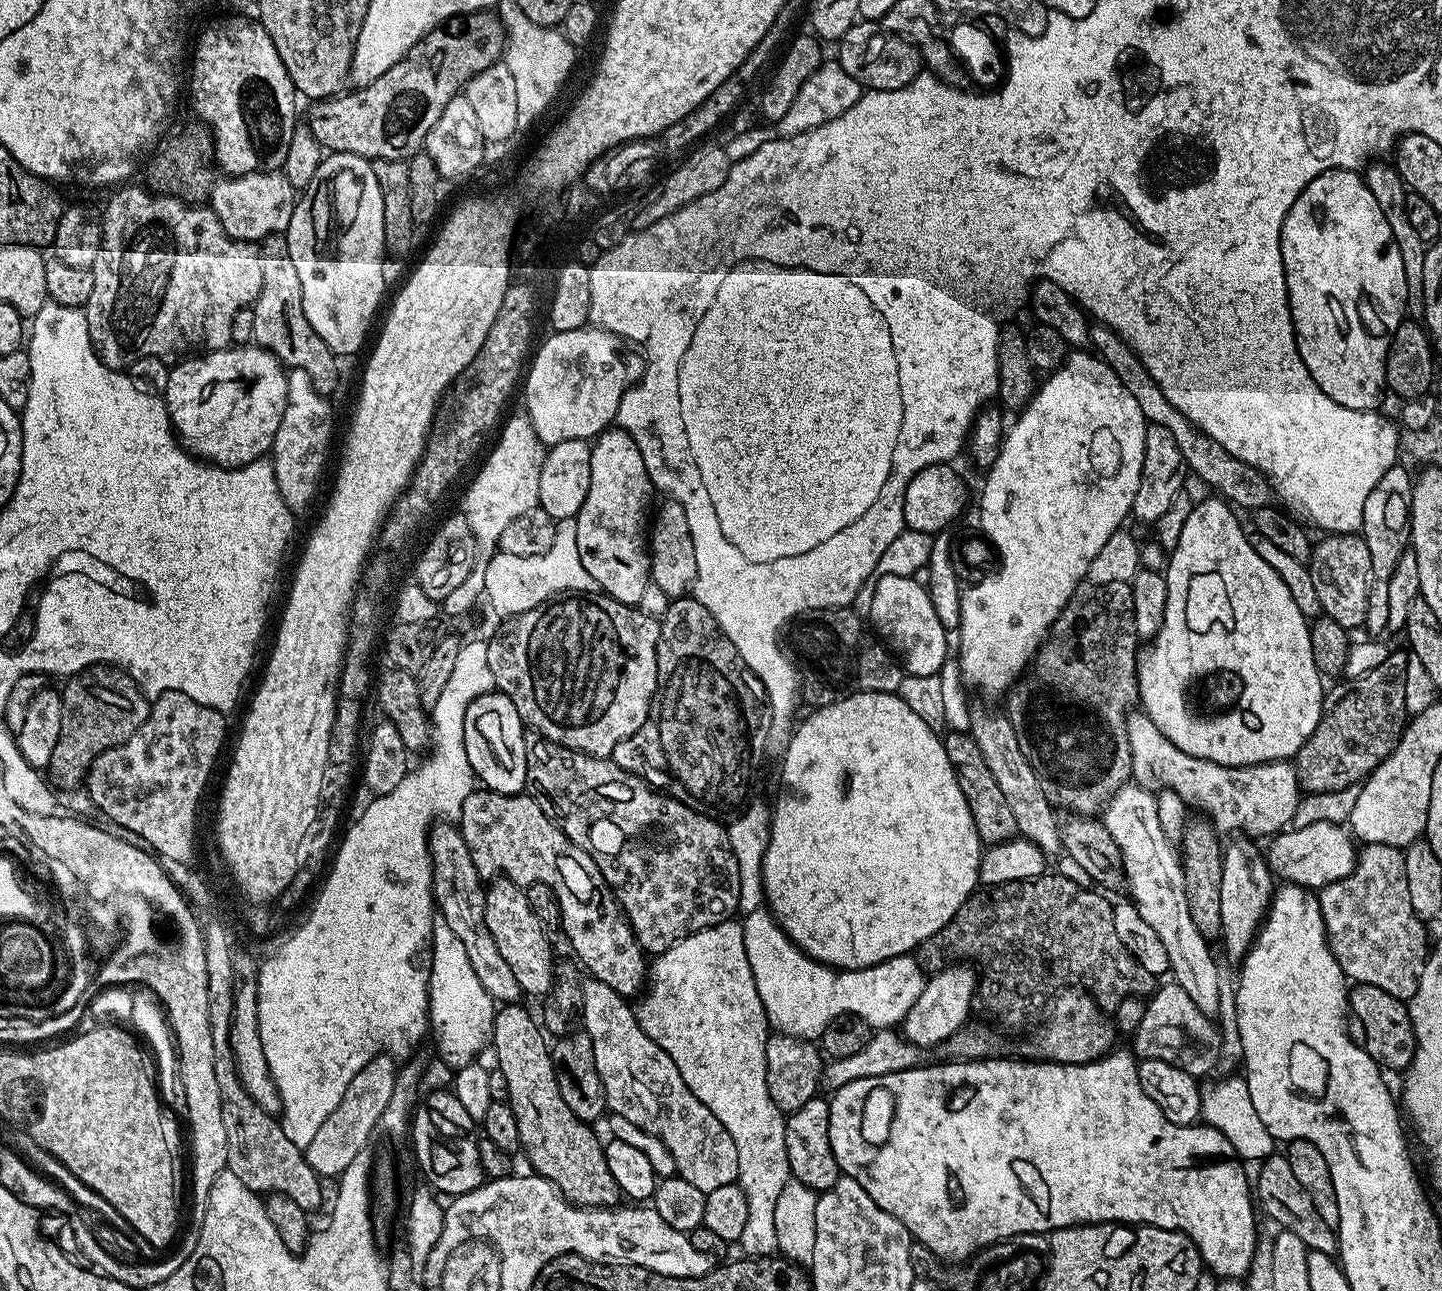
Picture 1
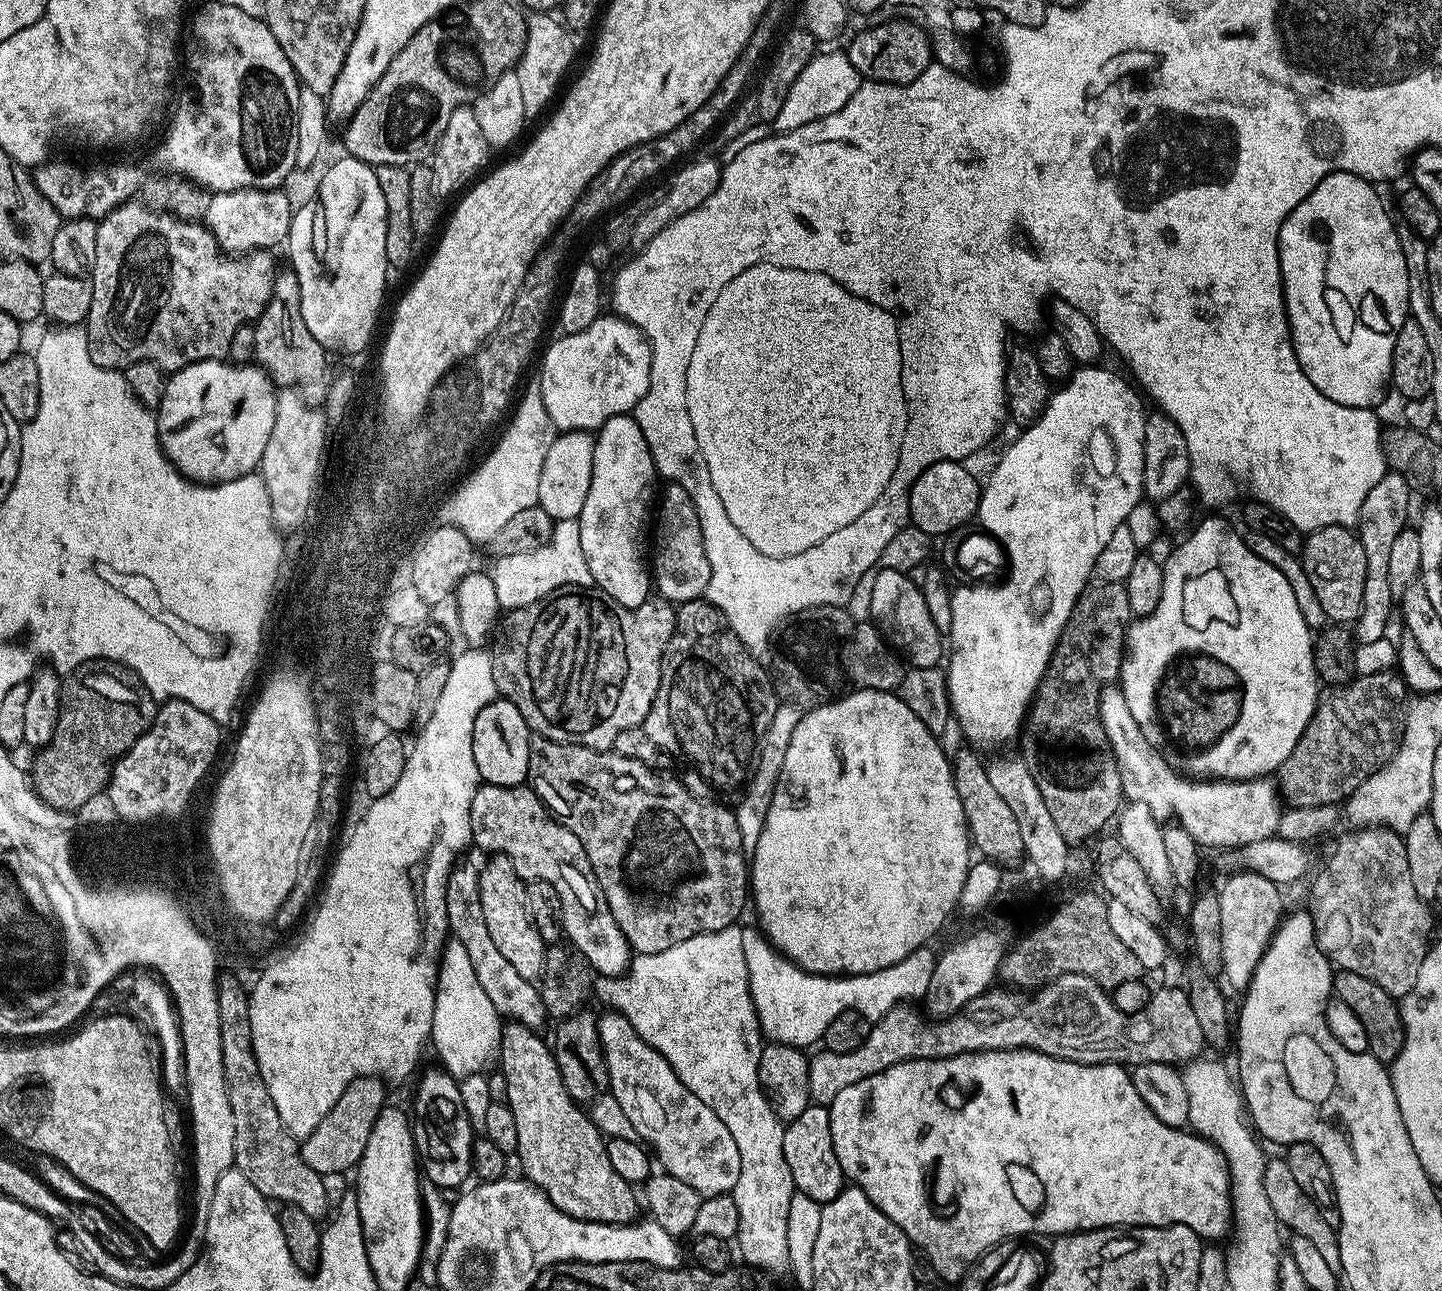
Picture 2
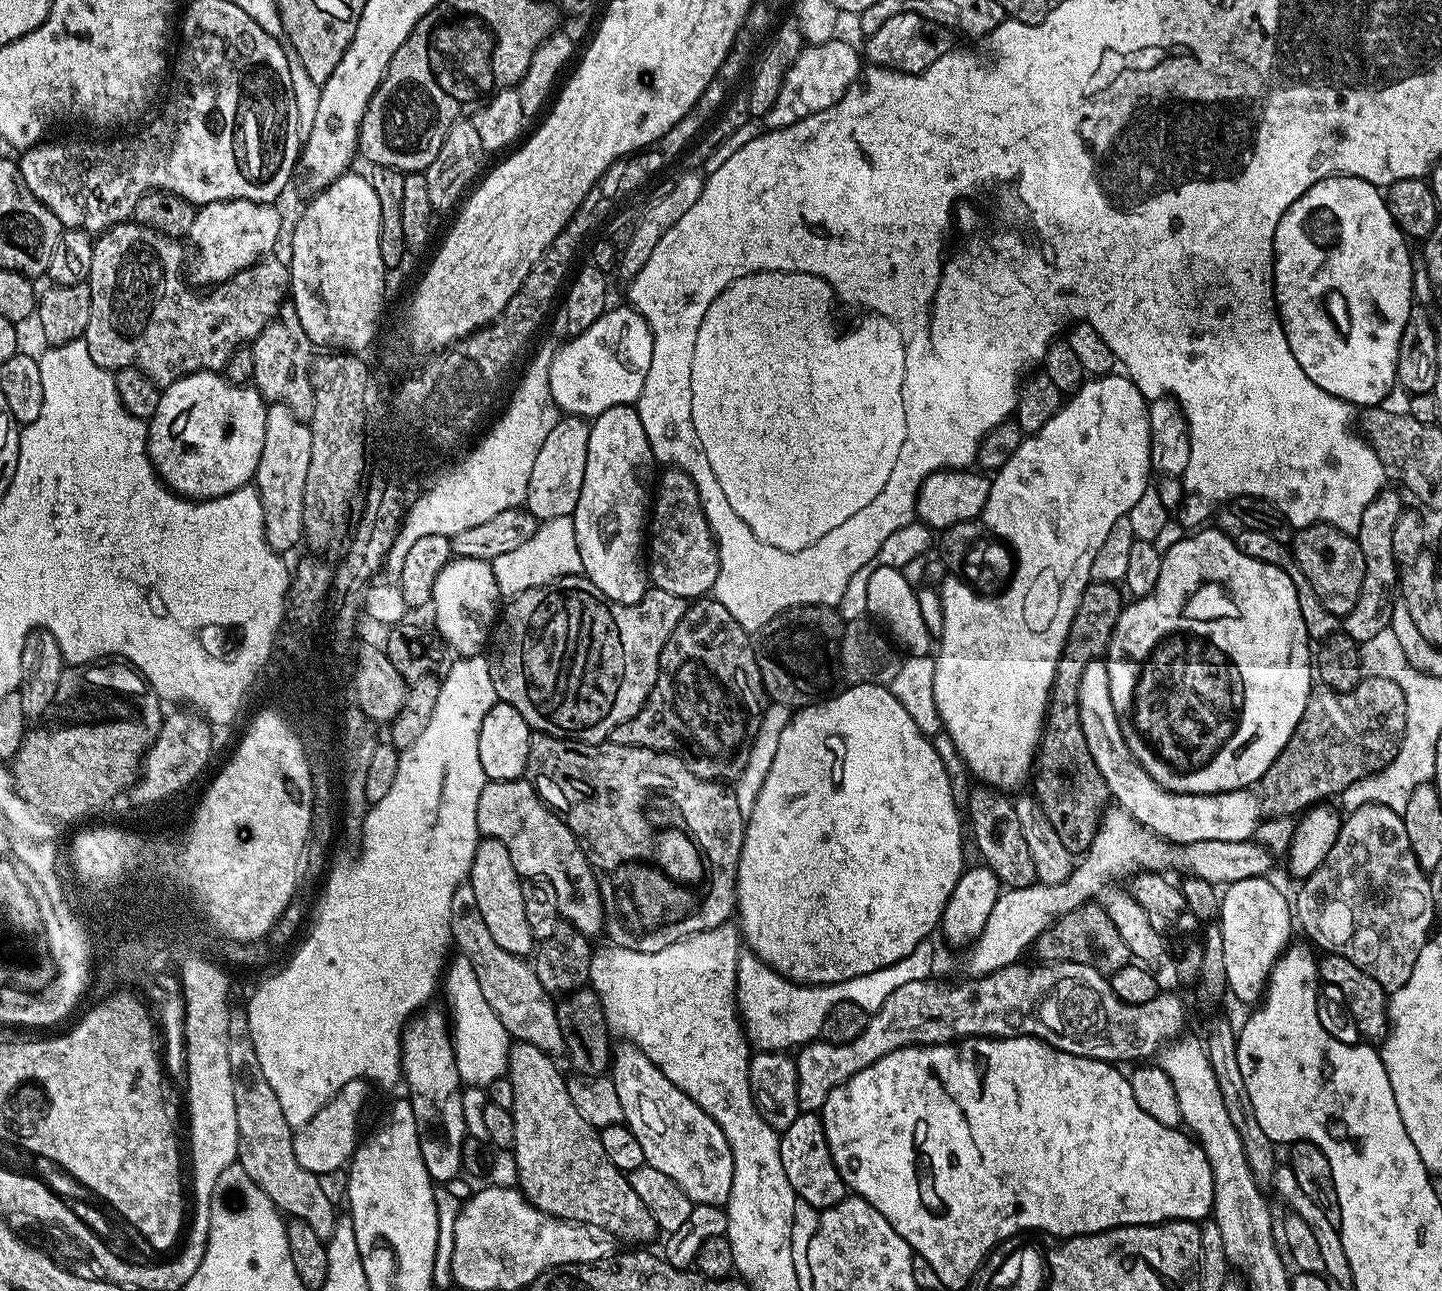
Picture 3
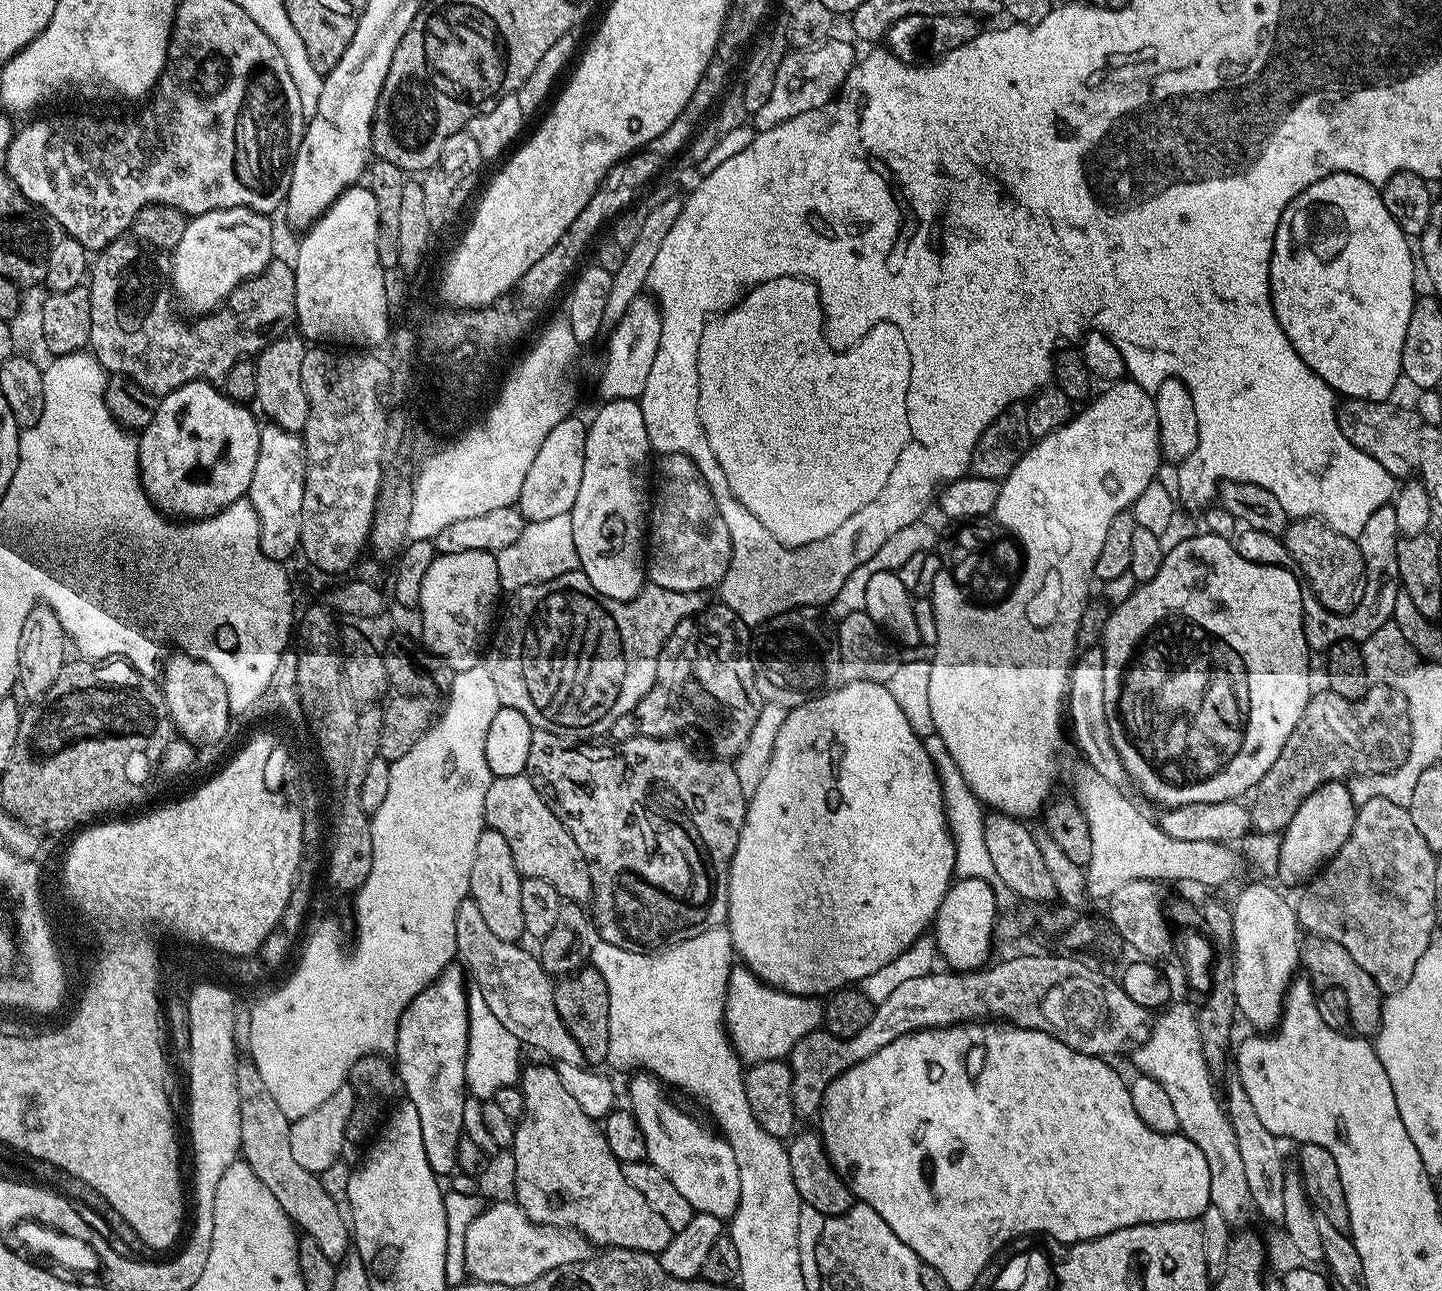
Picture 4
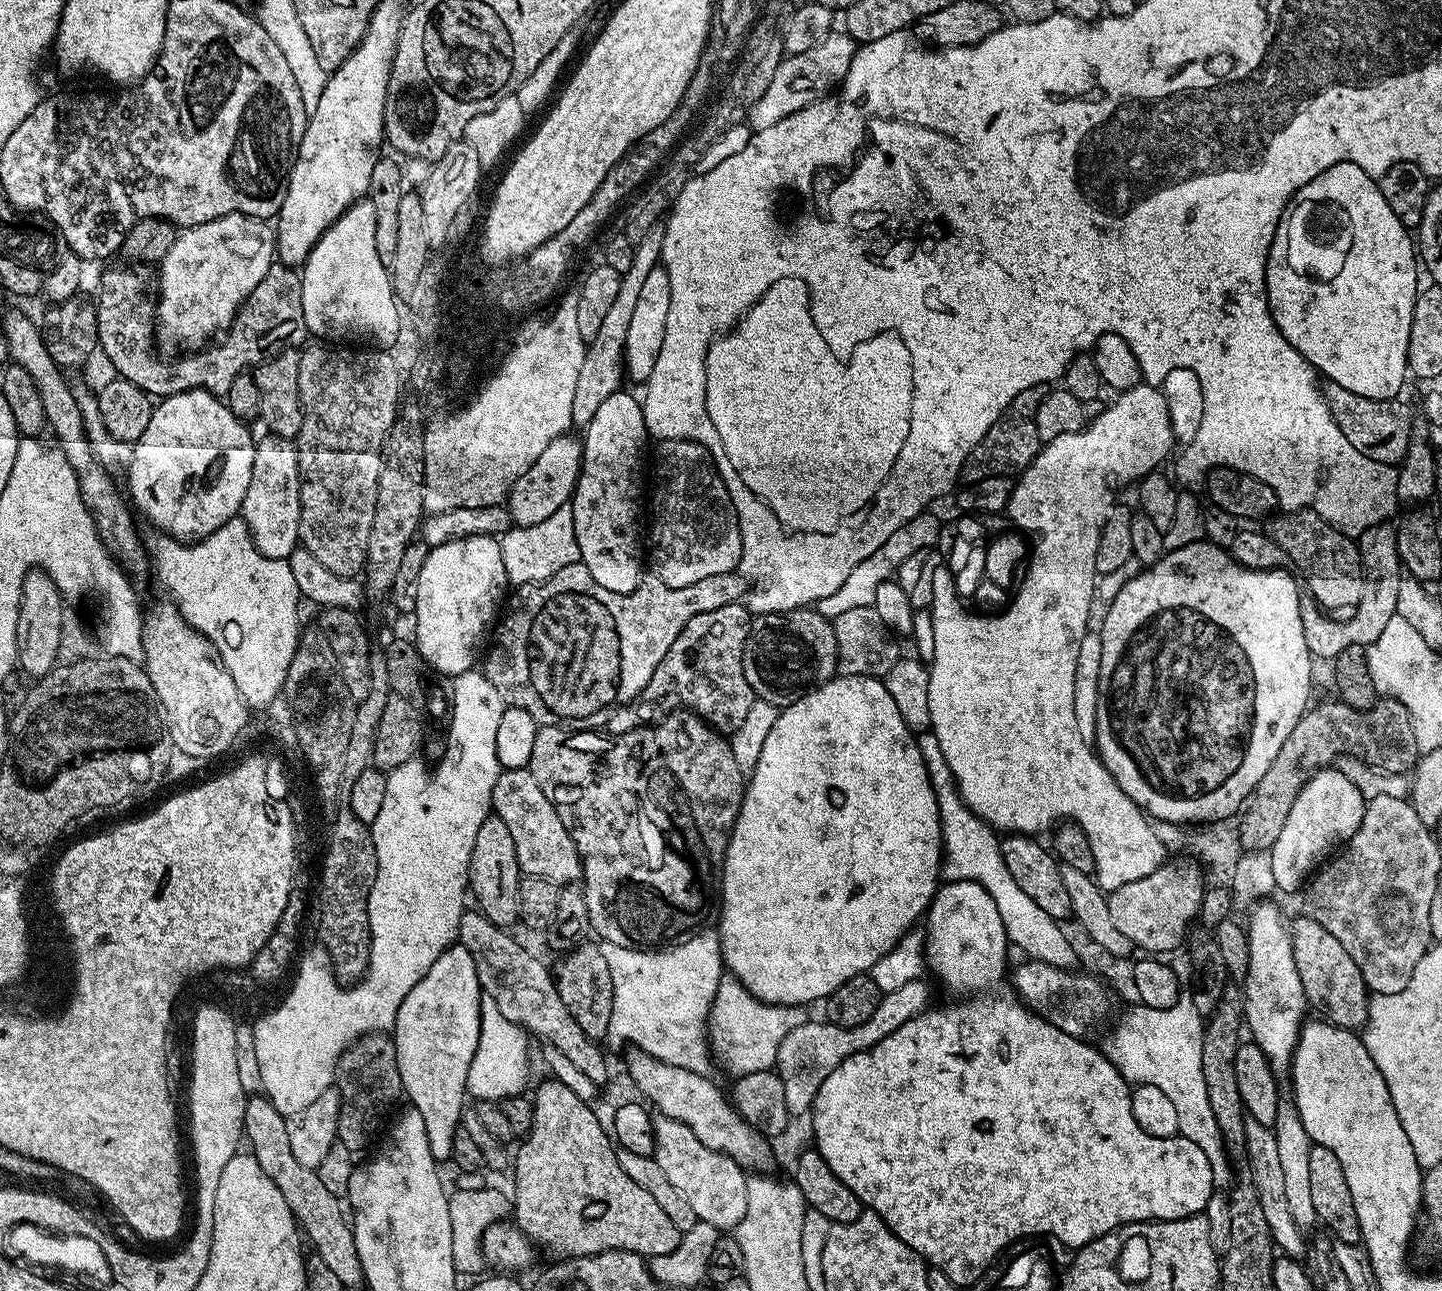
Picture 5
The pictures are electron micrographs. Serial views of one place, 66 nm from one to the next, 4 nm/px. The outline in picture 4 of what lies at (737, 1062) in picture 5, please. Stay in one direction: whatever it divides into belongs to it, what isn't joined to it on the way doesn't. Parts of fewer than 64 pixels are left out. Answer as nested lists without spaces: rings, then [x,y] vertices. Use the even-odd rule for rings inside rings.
[[[733,963],[726,990],[724,1026],[732,1048],[745,1065],[767,1060],[783,1060],[806,1034],[817,1031],[824,1019],[823,1003],[815,996],[799,996],[771,988],[743,963]]]

